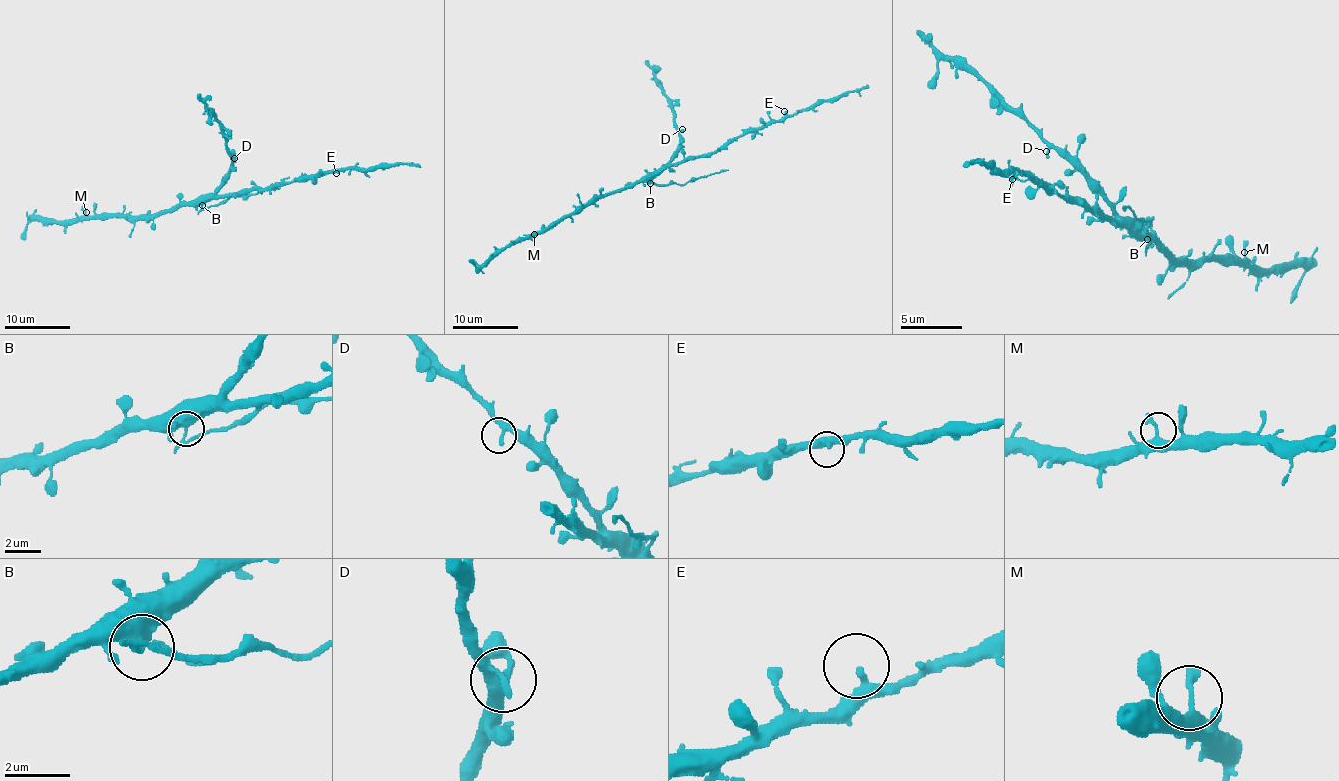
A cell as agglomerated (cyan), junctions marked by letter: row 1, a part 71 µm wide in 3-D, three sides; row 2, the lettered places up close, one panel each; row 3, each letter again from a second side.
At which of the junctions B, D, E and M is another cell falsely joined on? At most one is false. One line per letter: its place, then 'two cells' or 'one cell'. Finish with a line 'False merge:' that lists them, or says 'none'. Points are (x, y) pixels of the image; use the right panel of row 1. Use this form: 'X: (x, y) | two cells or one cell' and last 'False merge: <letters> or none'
B: (1147, 239) | two cells
D: (1046, 151) | one cell
E: (1012, 179) | one cell
M: (1244, 252) | one cell
False merge: B

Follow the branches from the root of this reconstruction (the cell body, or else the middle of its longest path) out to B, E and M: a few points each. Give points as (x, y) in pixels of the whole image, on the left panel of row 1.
B: (213, 197), (206, 197), (201, 206)
E: (213, 197), (231, 196), (247, 189), (271, 189), (301, 178), (336, 173)
M: (213, 197), (203, 202), (187, 202), (157, 215), (88, 215), (86, 212)

